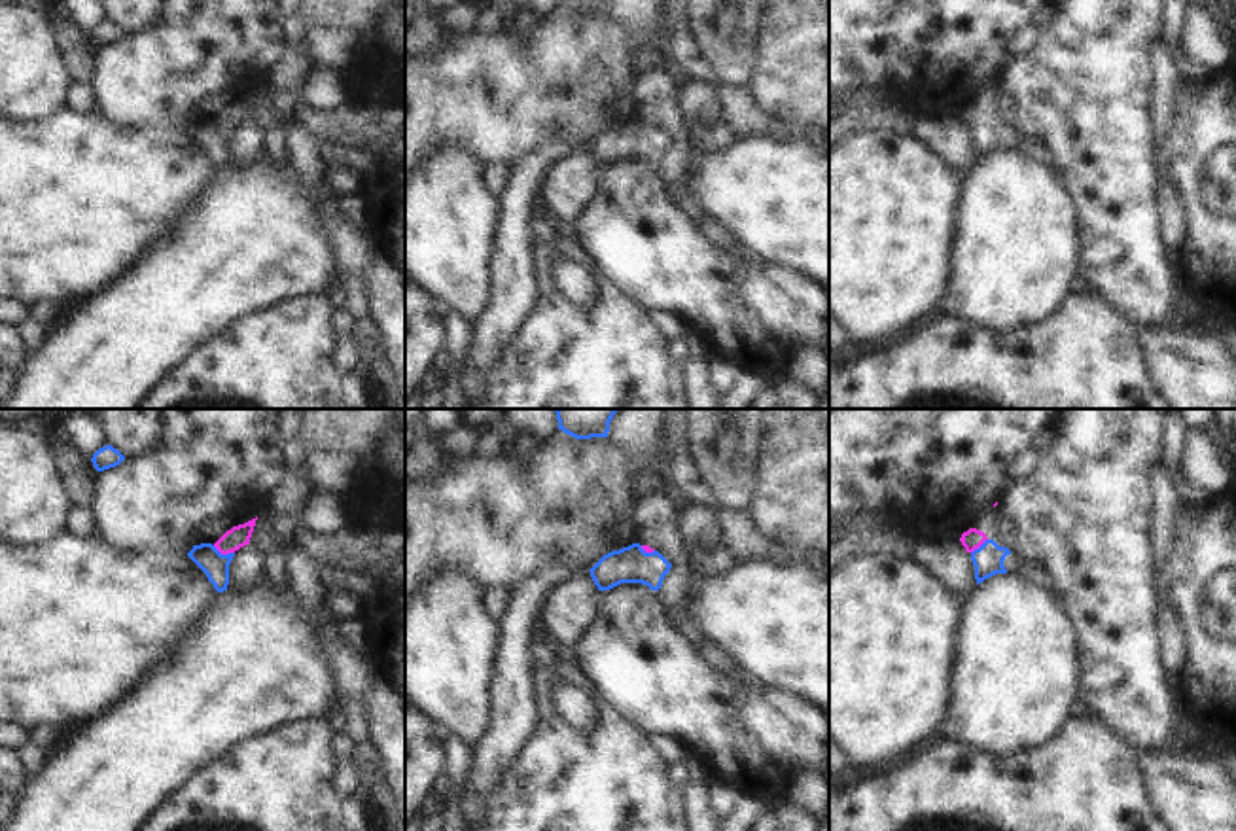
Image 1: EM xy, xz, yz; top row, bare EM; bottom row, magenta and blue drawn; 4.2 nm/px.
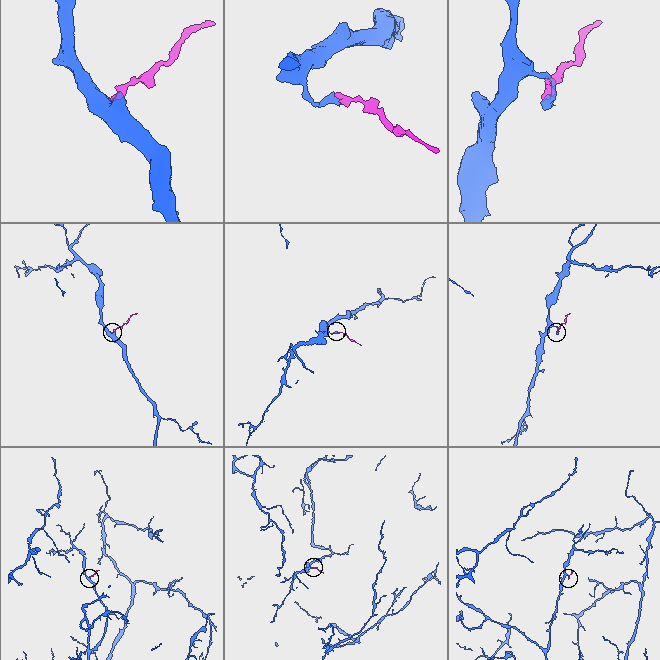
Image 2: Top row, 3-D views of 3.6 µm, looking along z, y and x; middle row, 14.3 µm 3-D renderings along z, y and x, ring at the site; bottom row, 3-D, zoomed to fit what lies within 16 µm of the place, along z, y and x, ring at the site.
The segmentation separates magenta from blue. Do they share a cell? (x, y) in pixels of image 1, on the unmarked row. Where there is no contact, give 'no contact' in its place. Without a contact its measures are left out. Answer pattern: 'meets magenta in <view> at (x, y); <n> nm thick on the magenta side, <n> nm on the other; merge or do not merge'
meets magenta in xy at (224, 129); 90 nm thick on the magenta side, 110 nm on the other; merge

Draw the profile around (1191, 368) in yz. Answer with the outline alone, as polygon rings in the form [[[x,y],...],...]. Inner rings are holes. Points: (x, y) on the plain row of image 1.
[[[1213,318],[1202,326],[1136,326],[1149,379],[1170,409],[1236,409],[1236,358],[1227,350],[1227,326]]]

